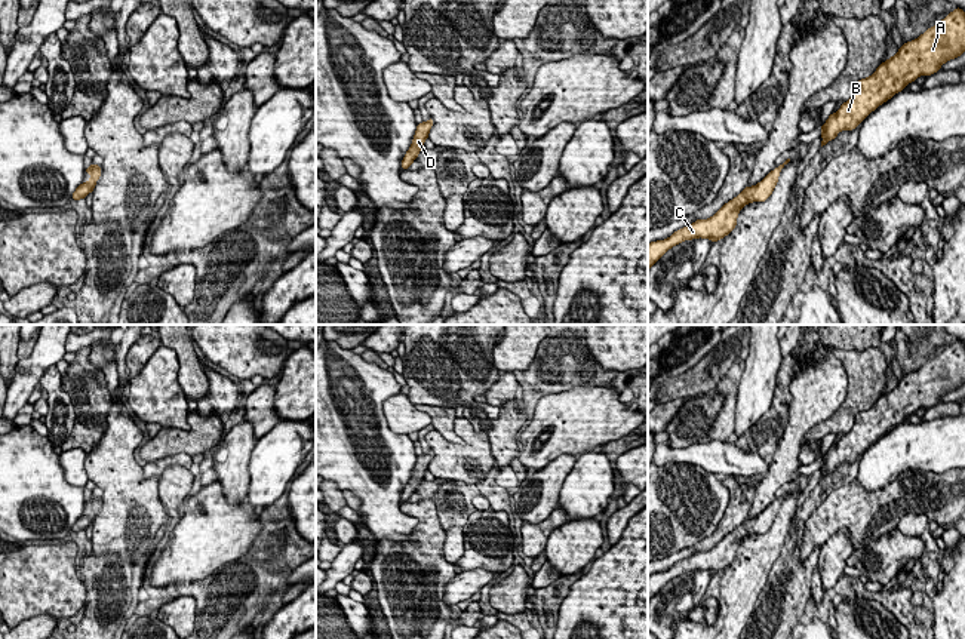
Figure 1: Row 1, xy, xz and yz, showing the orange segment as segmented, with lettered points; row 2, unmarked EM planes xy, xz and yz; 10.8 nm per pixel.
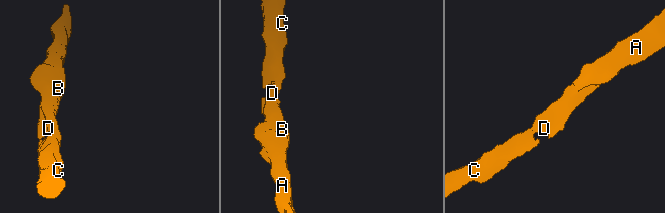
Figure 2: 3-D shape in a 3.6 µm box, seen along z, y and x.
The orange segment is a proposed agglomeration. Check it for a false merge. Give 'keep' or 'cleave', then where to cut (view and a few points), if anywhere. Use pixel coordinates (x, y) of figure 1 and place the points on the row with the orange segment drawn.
keep; no cut

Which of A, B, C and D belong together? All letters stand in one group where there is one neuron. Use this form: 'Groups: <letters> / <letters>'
Groups: A B C D

